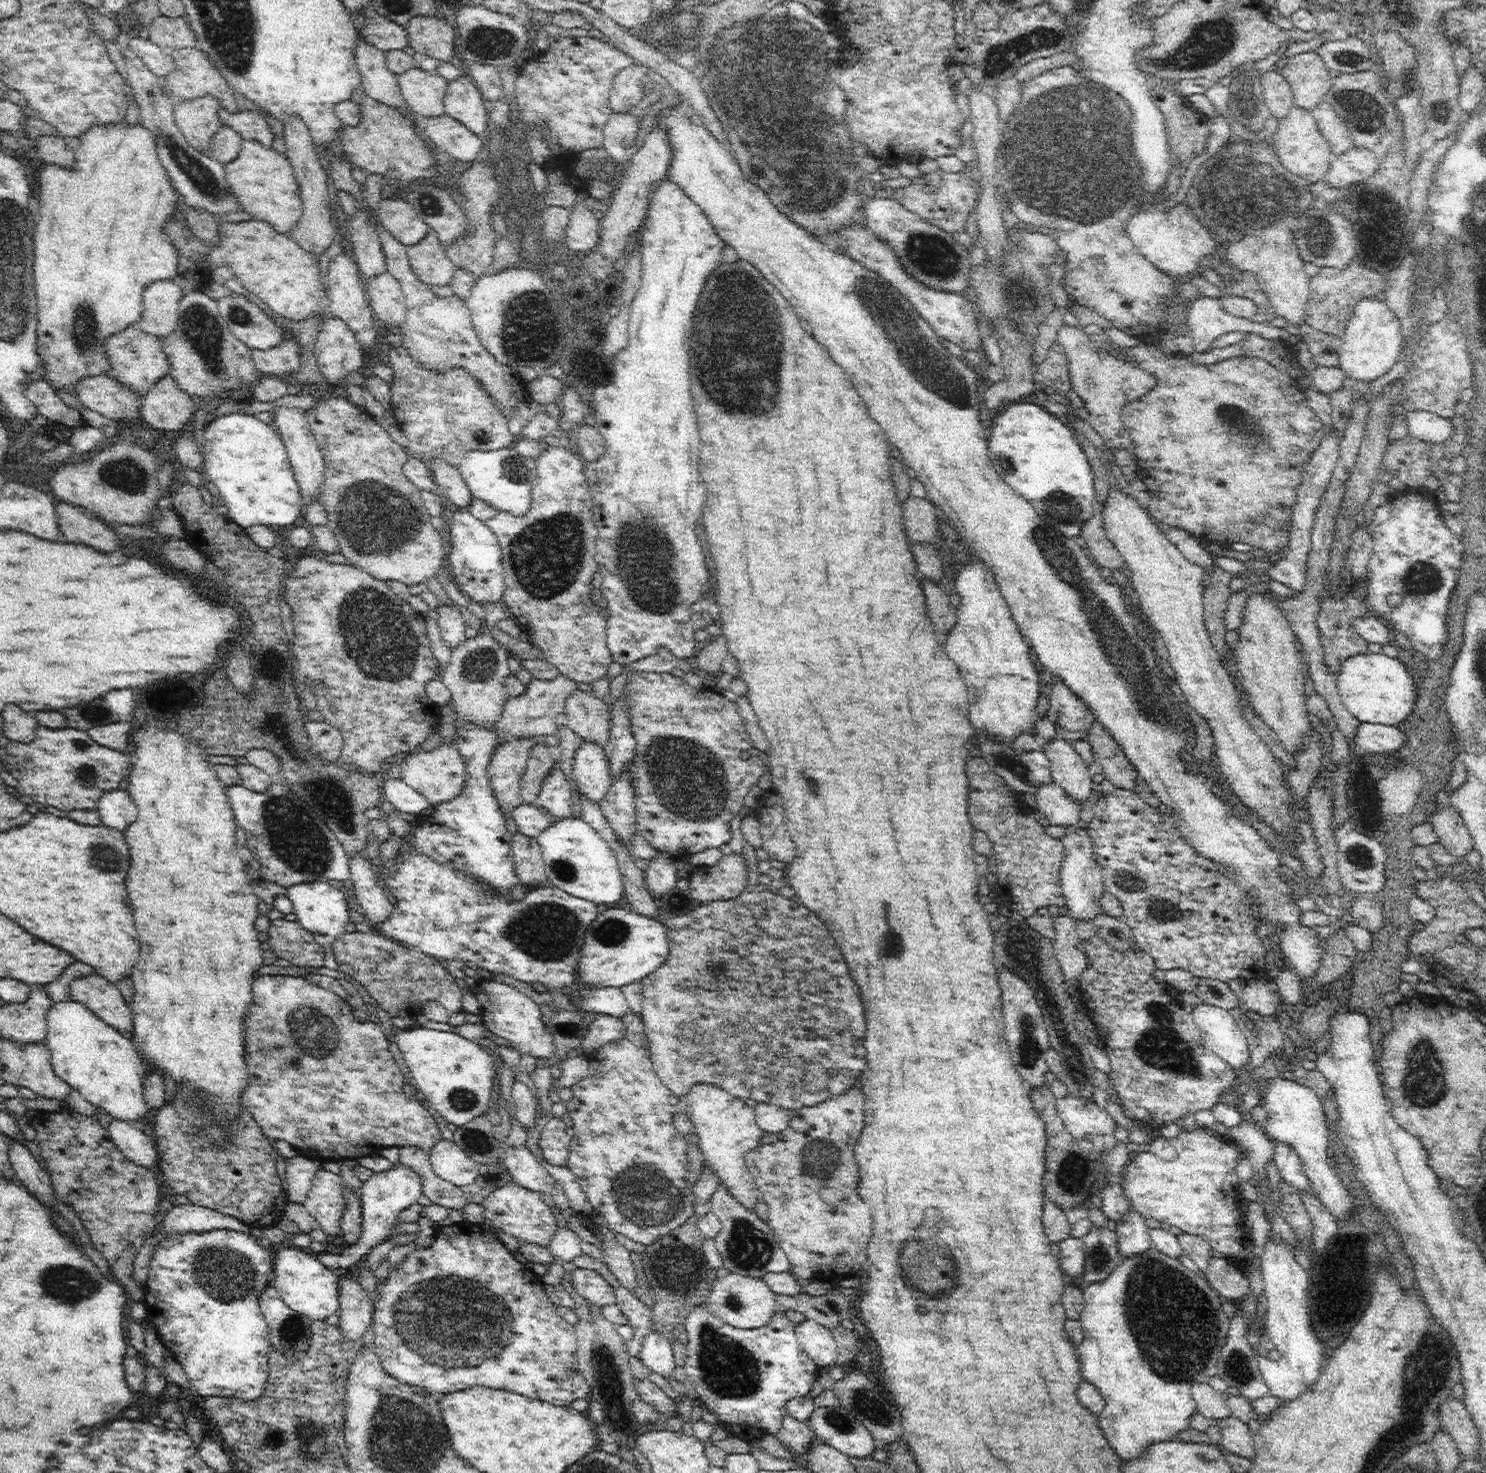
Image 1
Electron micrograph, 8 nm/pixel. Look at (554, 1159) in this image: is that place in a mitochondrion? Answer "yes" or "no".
no

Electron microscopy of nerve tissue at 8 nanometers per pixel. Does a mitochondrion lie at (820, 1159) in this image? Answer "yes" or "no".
yes

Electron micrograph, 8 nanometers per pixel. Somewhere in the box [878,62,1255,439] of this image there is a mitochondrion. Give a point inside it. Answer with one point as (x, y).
(1079, 170)

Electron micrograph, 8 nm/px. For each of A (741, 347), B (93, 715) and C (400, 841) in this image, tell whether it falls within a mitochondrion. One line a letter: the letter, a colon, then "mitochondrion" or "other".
A: mitochondrion
B: mitochondrion
C: other

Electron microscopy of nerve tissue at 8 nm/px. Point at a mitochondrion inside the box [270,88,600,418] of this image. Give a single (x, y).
(531, 333)

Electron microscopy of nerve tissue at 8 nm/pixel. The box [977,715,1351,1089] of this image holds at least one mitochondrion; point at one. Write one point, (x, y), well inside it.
(1159, 1046)

